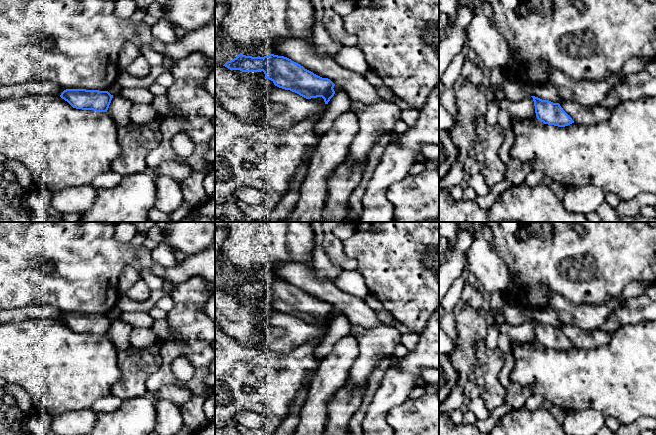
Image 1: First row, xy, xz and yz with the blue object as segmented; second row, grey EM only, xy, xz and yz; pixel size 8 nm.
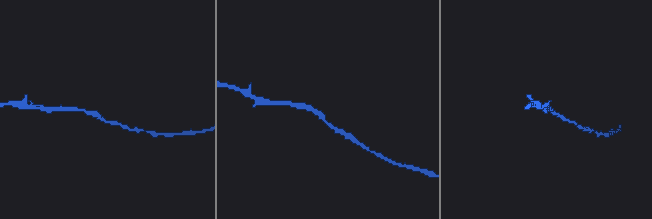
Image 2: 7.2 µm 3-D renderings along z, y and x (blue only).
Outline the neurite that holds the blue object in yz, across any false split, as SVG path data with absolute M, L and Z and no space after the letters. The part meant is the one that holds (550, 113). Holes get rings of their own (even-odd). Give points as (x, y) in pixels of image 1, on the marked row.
M535 96L531 97L534 101L536 117L544 124L565 127L574 123L559 103L542 100Z

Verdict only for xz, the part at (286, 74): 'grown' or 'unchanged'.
unchanged

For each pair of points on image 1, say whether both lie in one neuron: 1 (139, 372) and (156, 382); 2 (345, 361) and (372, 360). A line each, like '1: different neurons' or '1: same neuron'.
1: different neurons
2: different neurons

